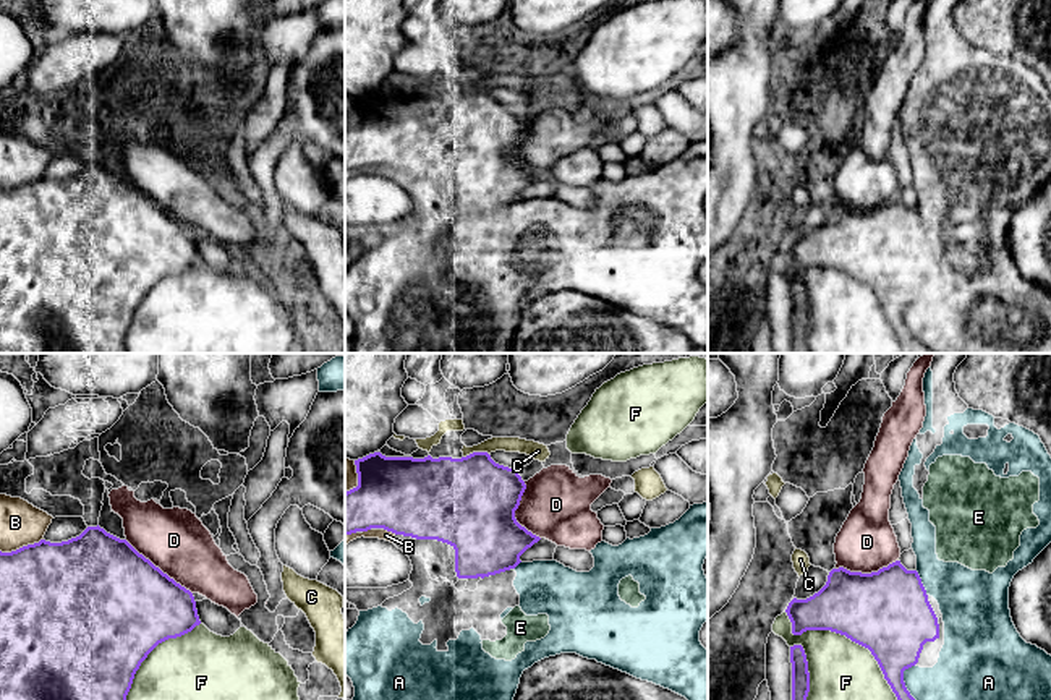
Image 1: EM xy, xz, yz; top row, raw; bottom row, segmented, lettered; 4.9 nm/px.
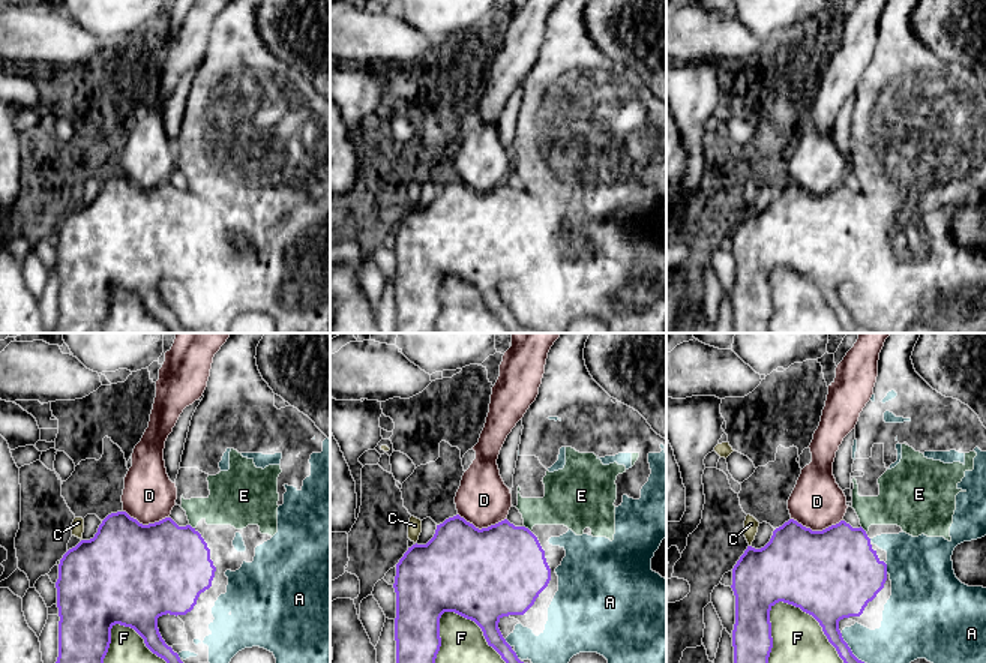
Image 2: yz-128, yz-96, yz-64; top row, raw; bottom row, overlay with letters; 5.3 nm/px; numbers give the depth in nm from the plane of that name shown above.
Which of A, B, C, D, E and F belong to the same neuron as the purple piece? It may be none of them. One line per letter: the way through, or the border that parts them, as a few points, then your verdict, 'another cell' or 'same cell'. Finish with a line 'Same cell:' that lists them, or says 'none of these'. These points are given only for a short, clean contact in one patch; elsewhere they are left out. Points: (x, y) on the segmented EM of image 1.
A: another cell
B: another cell
C: another cell
D: same cell
E: along xz (514, 567), (509, 569) | another cell
F: another cell
Same cell: D

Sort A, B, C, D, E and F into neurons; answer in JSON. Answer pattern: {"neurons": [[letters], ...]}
{"neurons": [["A", "B", "E"], ["C"], ["D"], ["F"]]}

